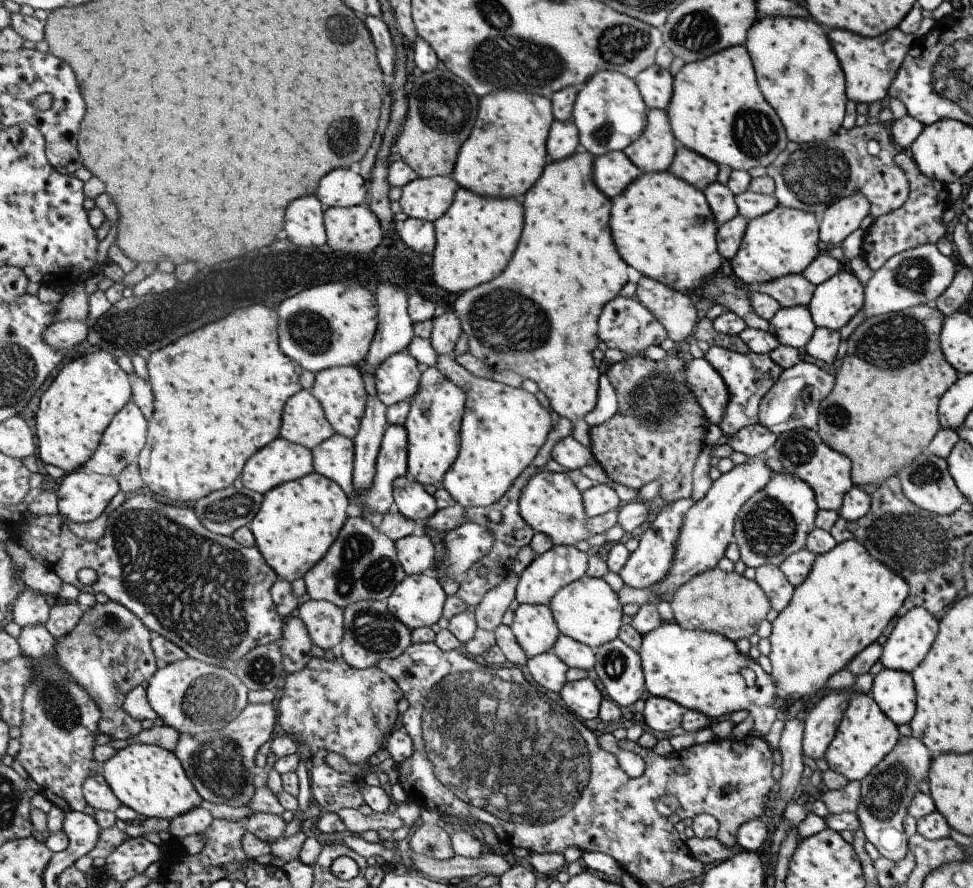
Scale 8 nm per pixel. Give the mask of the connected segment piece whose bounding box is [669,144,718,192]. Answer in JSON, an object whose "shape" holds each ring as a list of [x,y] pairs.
{"shape":[[[680,144],[669,171],[704,192],[711,182],[716,181],[718,165]]]}

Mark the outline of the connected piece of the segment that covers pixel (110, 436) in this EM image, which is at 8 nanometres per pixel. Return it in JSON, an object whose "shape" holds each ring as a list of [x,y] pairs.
{"shape":[[[131,401],[117,414],[116,418],[113,418],[112,425],[108,427],[108,430],[105,430],[104,438],[101,438],[101,445],[84,467],[92,473],[118,477],[130,465],[138,461],[141,452],[145,449],[147,439],[148,419],[141,408]]]}

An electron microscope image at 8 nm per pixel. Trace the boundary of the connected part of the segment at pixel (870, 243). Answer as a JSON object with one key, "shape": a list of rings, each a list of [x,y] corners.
{"shape":[[[903,150],[898,151],[894,160],[905,172],[909,192],[902,206],[889,214],[874,218],[871,226],[863,234],[860,256],[873,272],[895,254],[923,246],[923,244],[935,244],[939,238],[946,236],[946,224],[942,221],[942,215],[950,206],[947,186],[920,174],[913,160],[906,156]]]}

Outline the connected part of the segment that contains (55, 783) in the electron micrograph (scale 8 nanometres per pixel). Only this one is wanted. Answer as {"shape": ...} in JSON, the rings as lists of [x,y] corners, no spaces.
{"shape":[[[46,624],[23,627],[18,642],[24,656],[37,660],[37,678],[24,694],[24,726],[20,728],[22,735],[19,739],[22,750],[19,752],[17,760],[21,763],[30,778],[39,785],[39,788],[43,791],[43,795],[52,804],[65,812],[83,812],[88,805],[87,800],[84,798],[85,782],[88,781],[89,776],[98,774],[97,768],[99,768],[99,762],[96,760],[94,753],[98,746],[97,736],[101,733],[100,707],[69,676],[67,670],[61,670],[61,666],[55,664],[55,660],[57,660],[56,645],[58,640],[48,630]]]}

